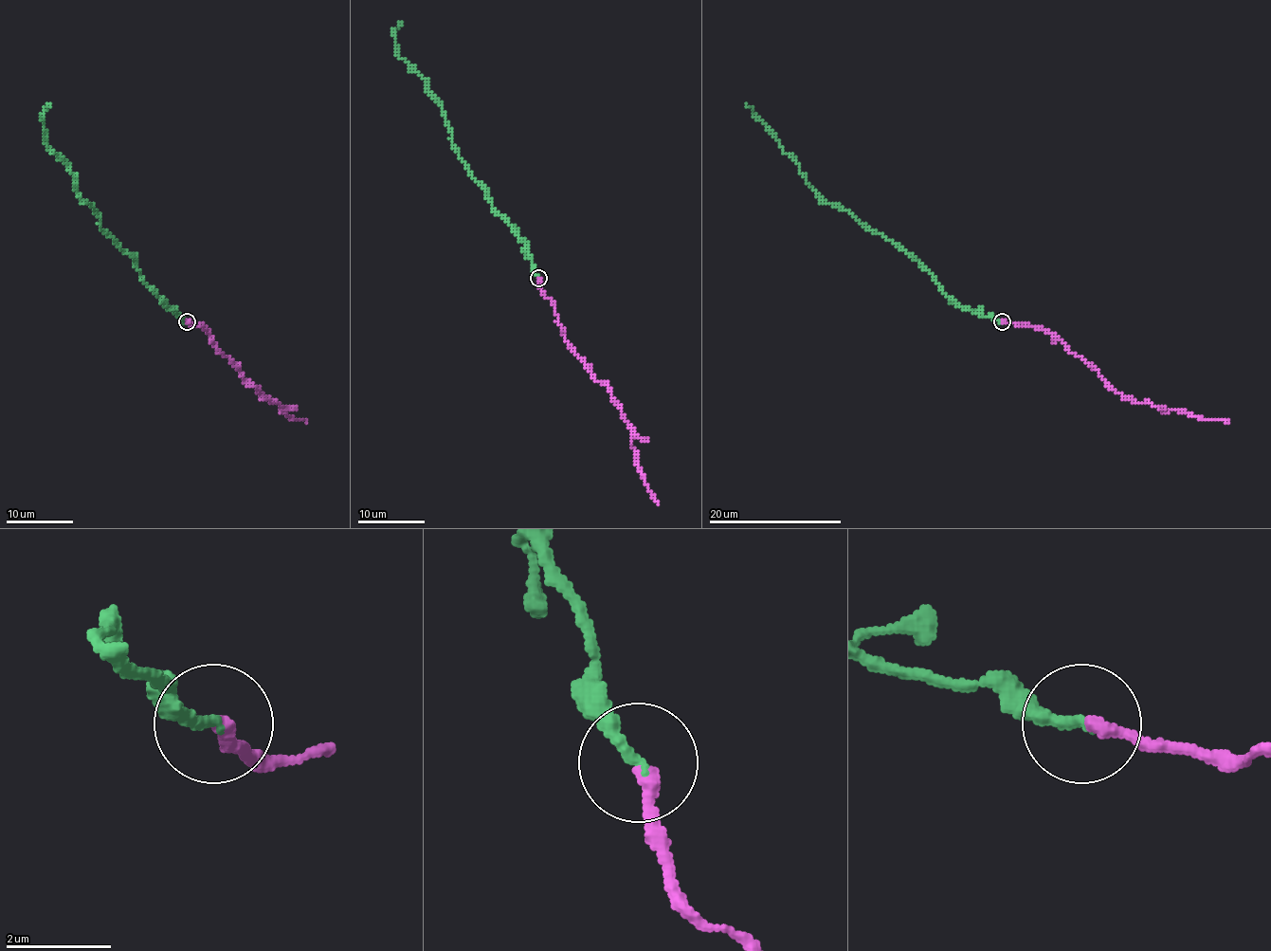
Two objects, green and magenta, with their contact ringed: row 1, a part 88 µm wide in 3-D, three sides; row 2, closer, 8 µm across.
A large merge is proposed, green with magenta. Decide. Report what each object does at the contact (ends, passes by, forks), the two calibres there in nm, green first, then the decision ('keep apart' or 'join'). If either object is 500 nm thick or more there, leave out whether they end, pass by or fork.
green ends | magenta ends | 240/280 nm | join

